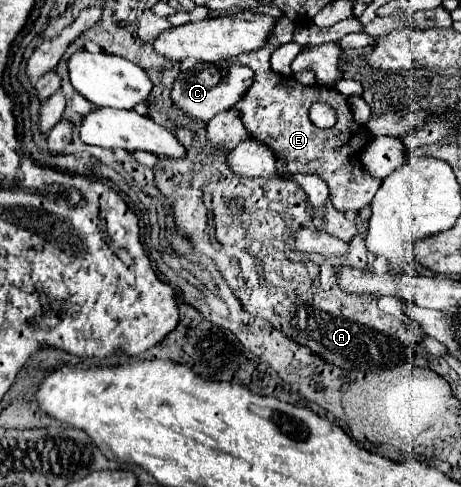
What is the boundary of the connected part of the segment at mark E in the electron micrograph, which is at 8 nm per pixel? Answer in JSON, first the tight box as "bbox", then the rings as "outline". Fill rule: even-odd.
{"bbox":[233,16,379,212],"outline":[[[281,16],[277,20],[277,28],[273,28],[273,36],[269,36],[269,44],[265,48],[243,52],[243,56],[233,58],[233,62],[249,66],[253,70],[253,86],[245,92],[245,96],[233,106],[247,132],[275,154],[277,160],[285,162],[285,168],[291,174],[317,174],[321,176],[331,192],[331,202],[341,212],[357,212],[365,208],[375,192],[379,190],[379,180],[369,176],[363,168],[355,166],[353,158],[359,158],[361,150],[369,144],[369,130],[365,126],[357,126],[353,122],[353,116],[349,112],[349,106],[345,102],[345,96],[335,92],[335,88],[325,86],[303,86],[293,78],[277,76],[277,72],[271,70],[271,62],[265,62],[271,58],[271,52],[285,42],[291,42],[295,24],[287,20],[287,16]],[[271,50],[271,52],[265,52]],[[315,102],[329,104],[335,110],[337,122],[329,130],[317,128],[309,120],[309,108]]]}

